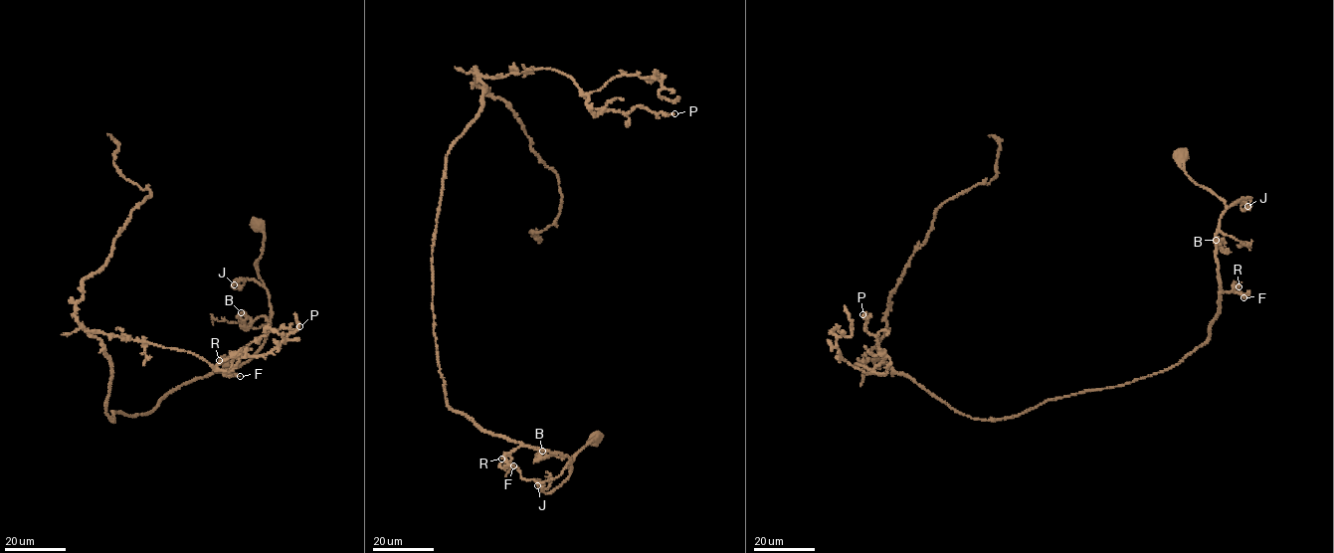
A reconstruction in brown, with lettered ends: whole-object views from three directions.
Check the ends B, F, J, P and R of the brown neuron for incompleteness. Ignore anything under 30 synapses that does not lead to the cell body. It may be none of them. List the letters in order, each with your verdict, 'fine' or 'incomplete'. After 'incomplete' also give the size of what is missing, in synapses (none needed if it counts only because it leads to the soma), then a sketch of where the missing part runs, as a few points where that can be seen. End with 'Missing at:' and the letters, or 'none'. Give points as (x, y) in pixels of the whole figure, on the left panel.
B: fine
F: fine
J: fine
P: fine
R: fine
Missing at: none

